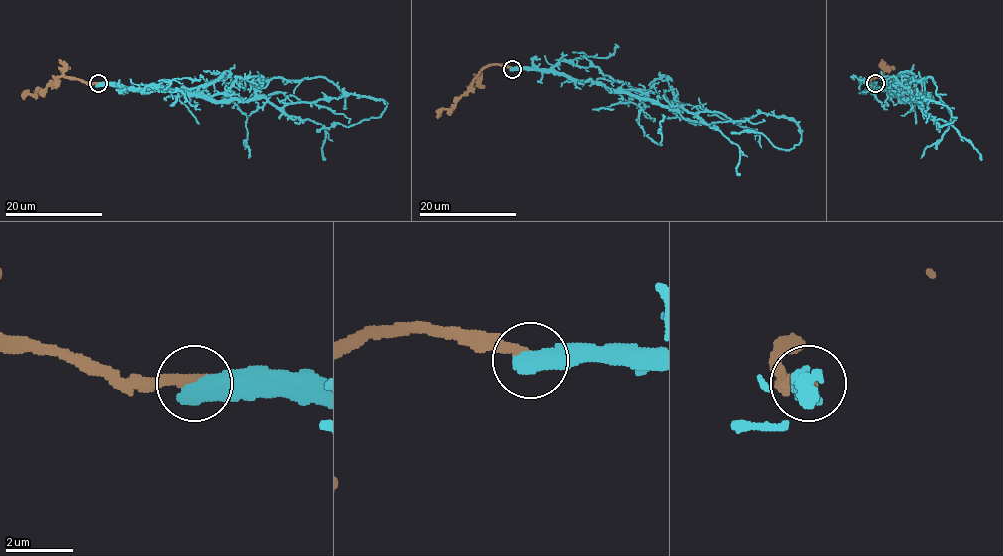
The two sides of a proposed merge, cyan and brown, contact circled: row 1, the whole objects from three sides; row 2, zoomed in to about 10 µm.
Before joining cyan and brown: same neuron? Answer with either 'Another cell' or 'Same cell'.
Another cell

